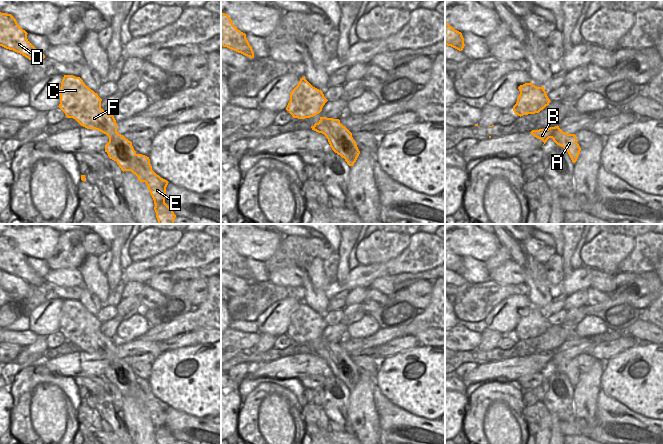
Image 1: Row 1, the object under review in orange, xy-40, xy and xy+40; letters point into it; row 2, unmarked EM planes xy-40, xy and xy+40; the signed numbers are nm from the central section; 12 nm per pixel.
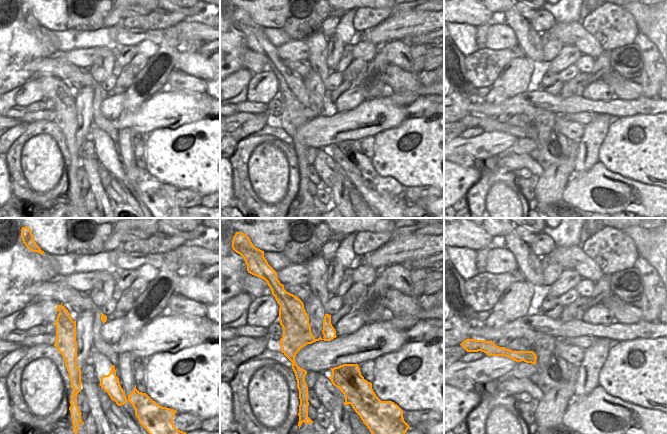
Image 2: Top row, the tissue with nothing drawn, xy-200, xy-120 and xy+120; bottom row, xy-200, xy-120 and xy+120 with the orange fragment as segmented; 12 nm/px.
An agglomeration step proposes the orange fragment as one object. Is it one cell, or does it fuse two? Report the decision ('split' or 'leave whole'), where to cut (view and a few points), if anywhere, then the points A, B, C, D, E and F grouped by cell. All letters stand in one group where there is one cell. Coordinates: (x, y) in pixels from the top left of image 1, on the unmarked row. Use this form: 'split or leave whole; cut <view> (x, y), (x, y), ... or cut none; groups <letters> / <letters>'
split; cut xy+40 (539, 353), (549, 353), (552, 360); groups A C D E F / B

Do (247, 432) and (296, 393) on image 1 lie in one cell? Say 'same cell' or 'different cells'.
same cell

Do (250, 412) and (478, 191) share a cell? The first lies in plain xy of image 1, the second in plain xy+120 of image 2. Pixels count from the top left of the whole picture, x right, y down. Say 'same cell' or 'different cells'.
same cell

